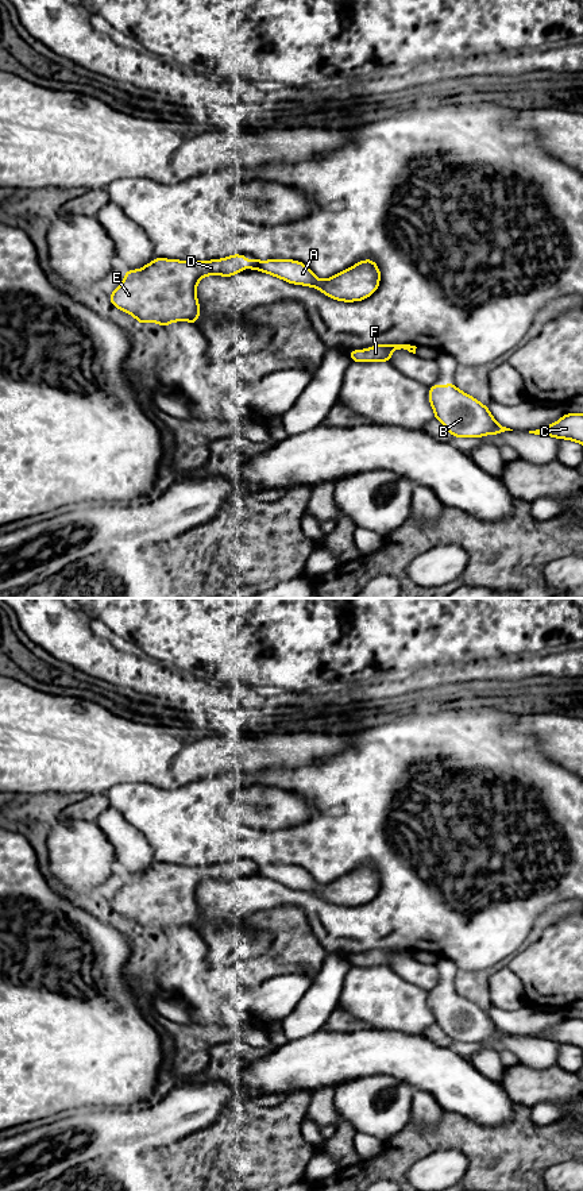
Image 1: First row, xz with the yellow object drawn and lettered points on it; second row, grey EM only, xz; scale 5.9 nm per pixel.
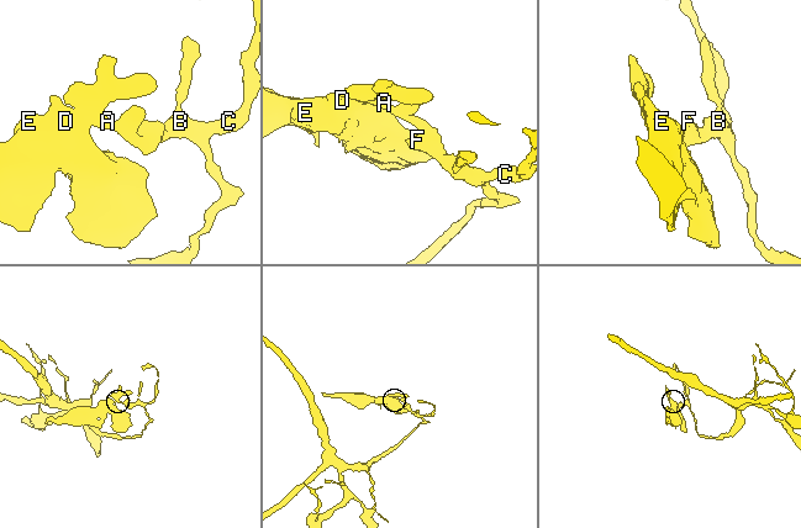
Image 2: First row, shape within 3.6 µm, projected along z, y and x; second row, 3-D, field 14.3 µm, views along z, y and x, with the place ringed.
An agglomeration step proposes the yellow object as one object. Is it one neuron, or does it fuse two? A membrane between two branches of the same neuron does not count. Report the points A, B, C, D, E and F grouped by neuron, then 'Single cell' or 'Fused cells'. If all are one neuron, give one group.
Groups: A B C F / D E. Fused cells

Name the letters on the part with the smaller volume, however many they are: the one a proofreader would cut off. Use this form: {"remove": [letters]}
{"remove": ["D", "E"]}

